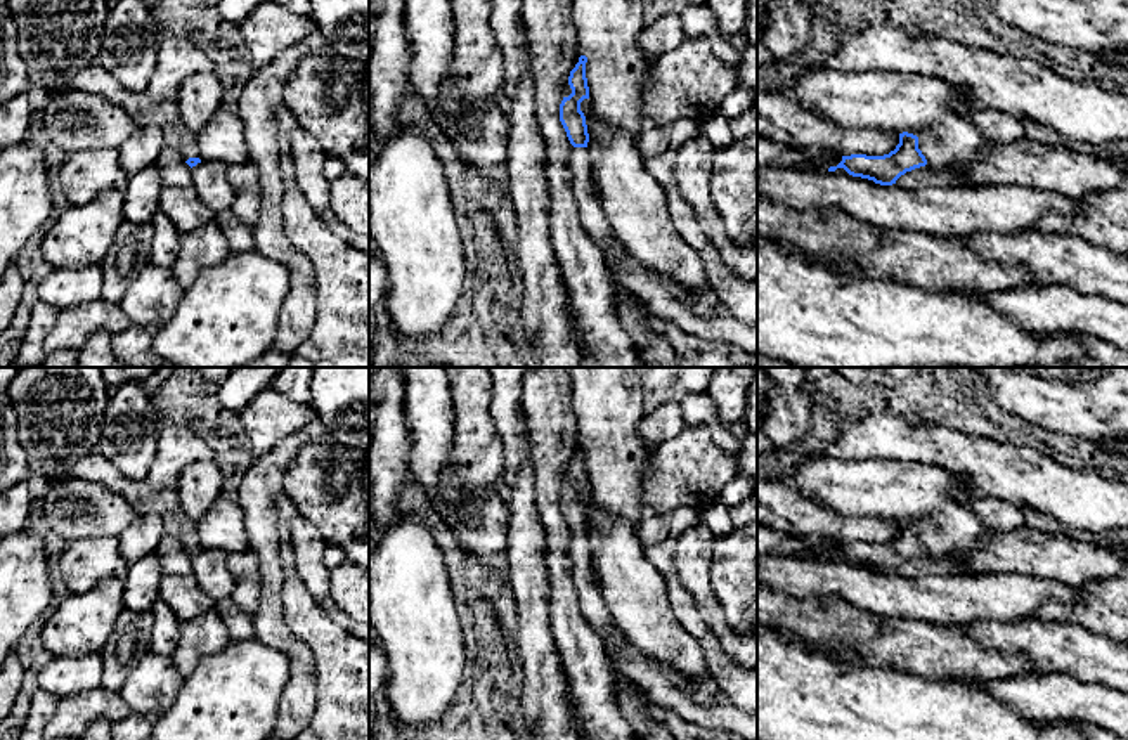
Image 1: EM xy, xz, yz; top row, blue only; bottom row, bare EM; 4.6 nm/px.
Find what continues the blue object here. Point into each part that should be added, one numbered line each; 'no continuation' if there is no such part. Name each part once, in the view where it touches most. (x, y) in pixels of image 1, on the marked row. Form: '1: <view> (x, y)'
1: yz (953, 139)

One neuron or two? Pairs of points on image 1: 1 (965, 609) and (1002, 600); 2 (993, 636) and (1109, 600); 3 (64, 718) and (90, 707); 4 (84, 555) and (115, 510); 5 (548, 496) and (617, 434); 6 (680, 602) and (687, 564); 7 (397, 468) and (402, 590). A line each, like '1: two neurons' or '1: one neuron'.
1: one neuron
2: two neurons
3: one neuron
4: two neurons
5: two neurons
6: two neurons
7: two neurons

